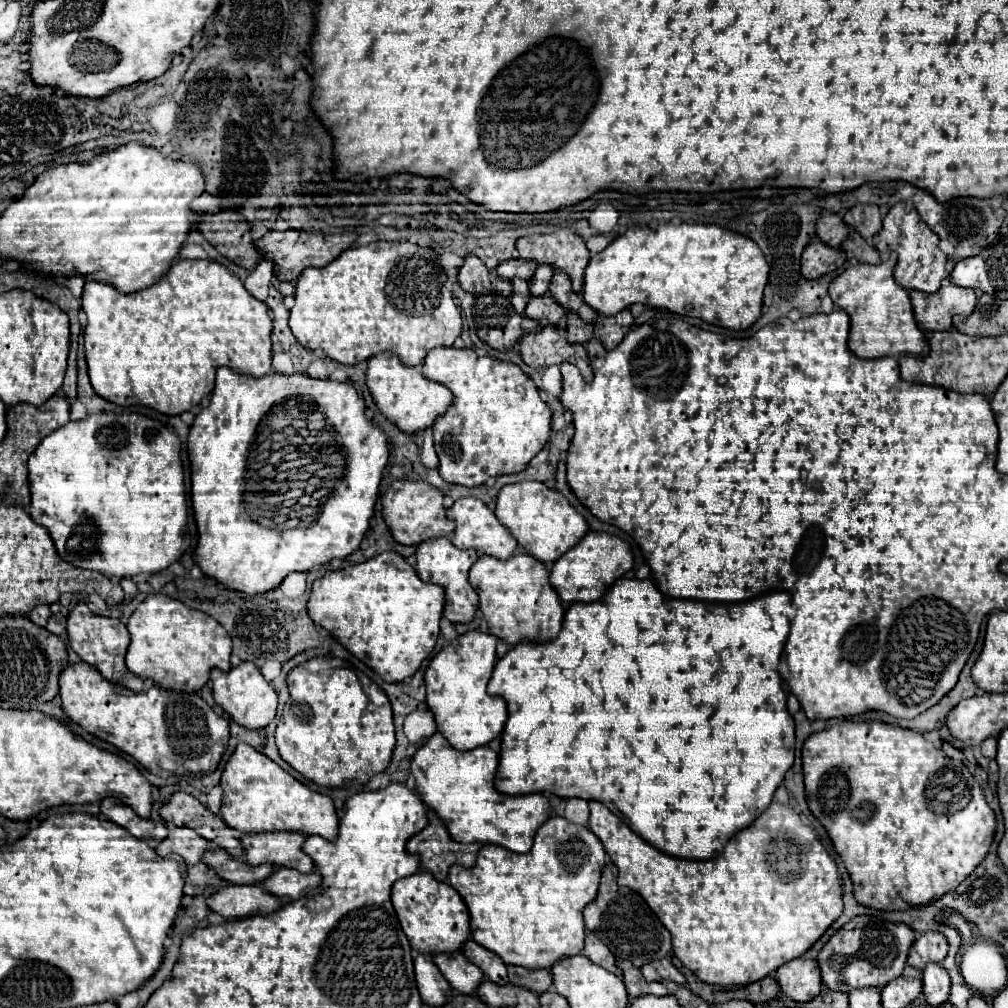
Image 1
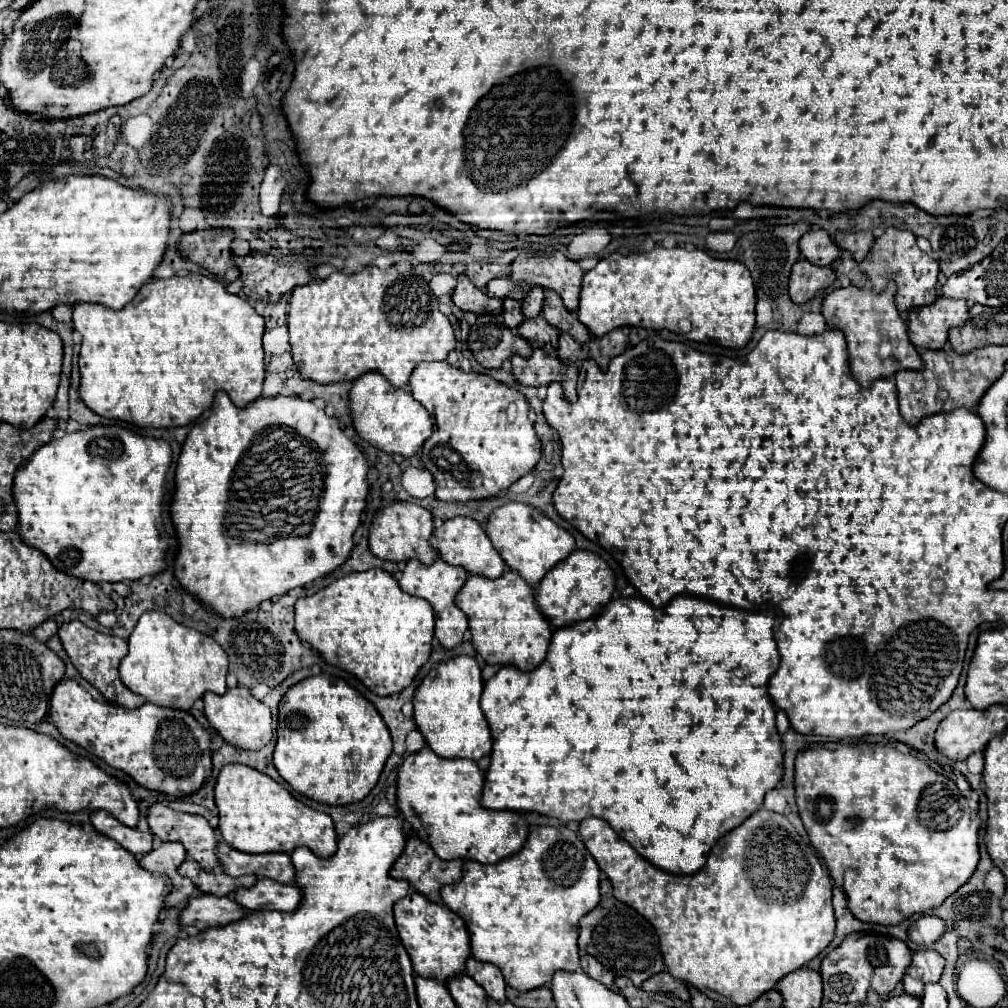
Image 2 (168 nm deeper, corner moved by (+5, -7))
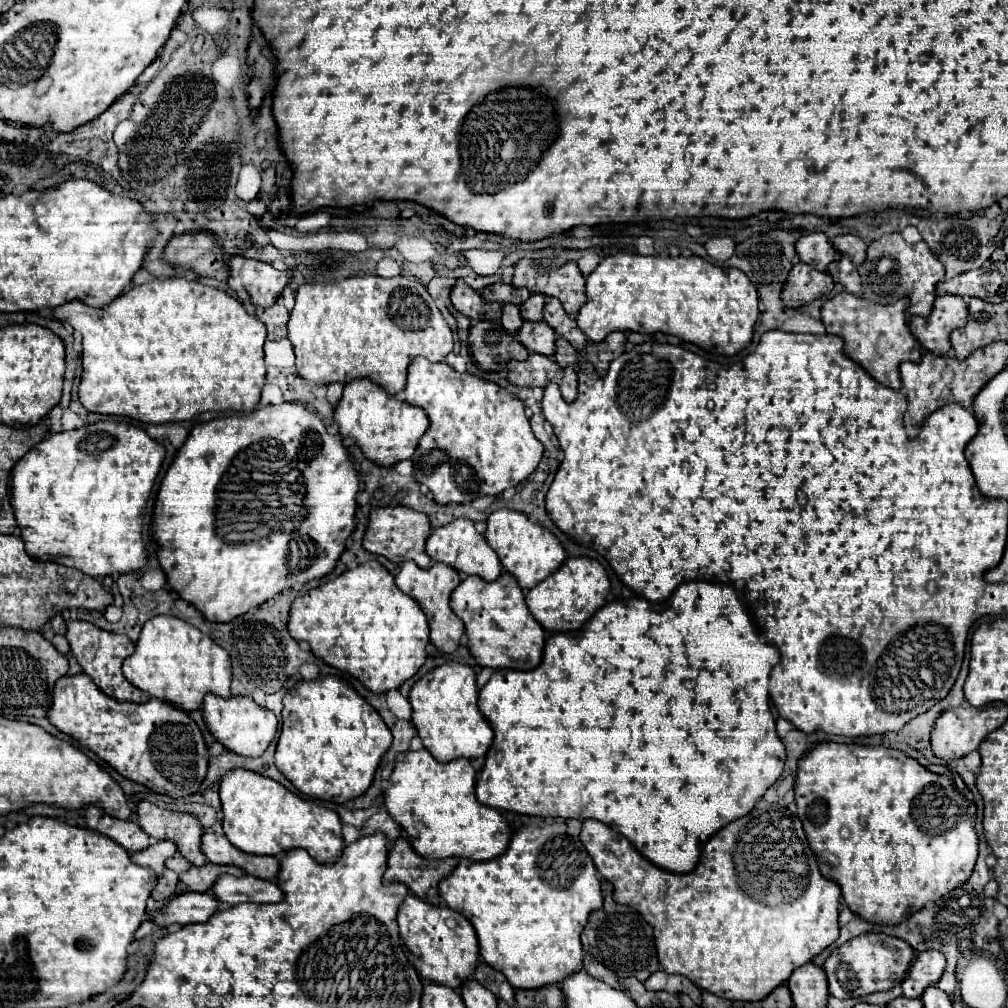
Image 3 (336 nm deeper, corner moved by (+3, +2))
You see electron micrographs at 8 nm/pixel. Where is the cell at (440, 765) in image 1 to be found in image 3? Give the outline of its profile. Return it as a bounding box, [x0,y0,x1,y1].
[383,748,513,862]

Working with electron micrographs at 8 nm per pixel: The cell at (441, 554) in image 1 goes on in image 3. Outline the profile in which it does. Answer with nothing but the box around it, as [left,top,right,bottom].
[395,562,463,652]

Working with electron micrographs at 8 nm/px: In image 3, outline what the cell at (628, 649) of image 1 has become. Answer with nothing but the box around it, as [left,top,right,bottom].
[477,582,785,874]

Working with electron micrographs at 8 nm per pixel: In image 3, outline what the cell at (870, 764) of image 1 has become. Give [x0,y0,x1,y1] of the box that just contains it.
[795,742,977,924]

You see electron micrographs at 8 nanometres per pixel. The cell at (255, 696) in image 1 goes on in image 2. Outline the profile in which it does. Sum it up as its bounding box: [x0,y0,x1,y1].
[203,687,273,749]

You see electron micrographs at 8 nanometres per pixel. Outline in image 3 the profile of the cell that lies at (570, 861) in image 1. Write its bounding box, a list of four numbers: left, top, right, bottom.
[439,822,603,990]

